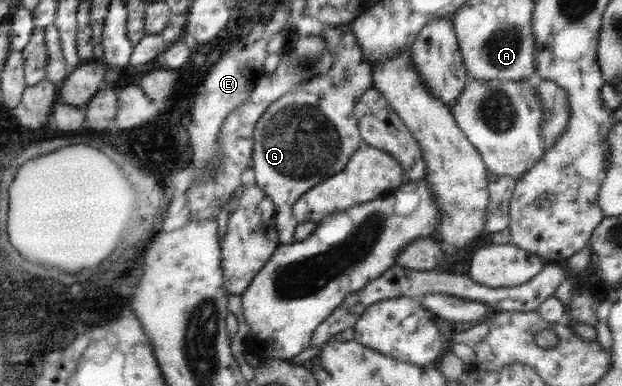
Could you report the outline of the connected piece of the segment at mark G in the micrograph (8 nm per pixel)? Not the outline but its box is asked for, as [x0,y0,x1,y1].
[250,31,373,244]

